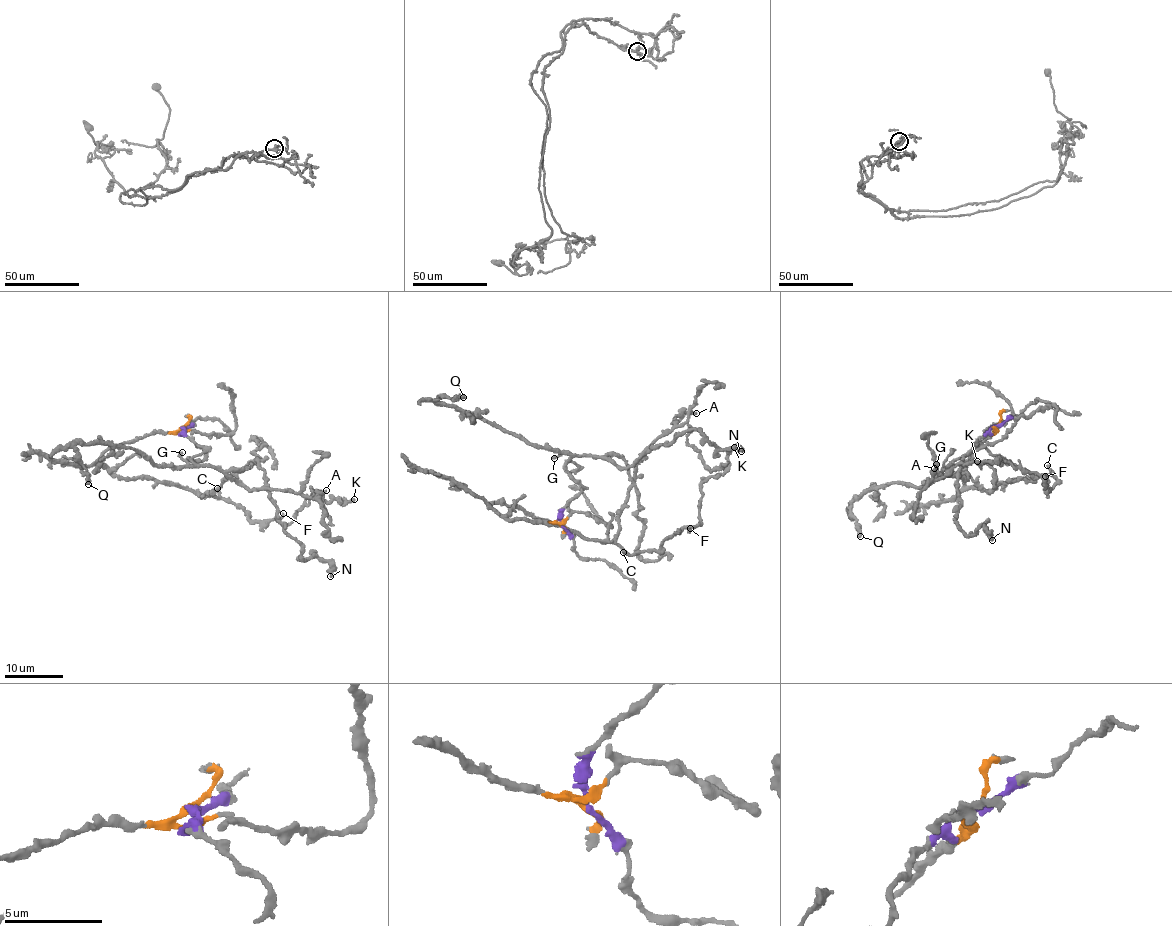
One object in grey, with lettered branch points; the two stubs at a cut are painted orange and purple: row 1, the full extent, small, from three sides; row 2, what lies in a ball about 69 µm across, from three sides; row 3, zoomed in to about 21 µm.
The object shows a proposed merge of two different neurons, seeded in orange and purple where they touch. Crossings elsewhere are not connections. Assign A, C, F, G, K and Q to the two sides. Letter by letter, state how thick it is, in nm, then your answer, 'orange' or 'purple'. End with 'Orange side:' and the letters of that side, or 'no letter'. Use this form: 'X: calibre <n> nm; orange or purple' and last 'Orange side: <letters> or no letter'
A: calibre 200 nm; purple
C: calibre 240 nm; orange
F: calibre 240 nm; orange
G: calibre 240 nm; purple
K: calibre 340 nm; orange
Q: calibre 440 nm; purple
Orange side: C, F, K

